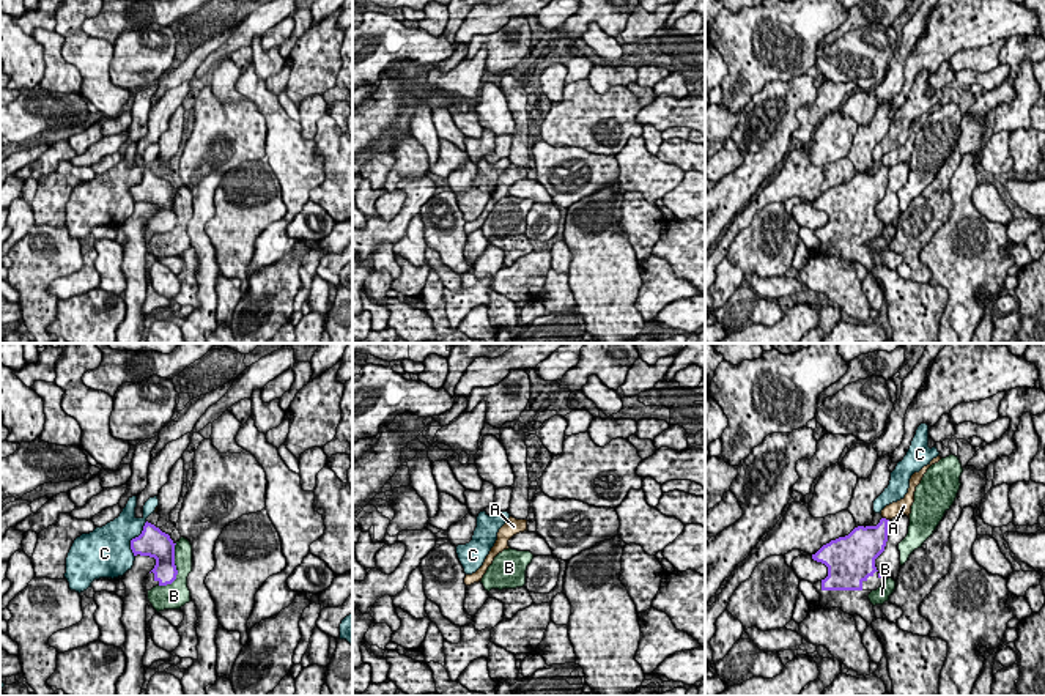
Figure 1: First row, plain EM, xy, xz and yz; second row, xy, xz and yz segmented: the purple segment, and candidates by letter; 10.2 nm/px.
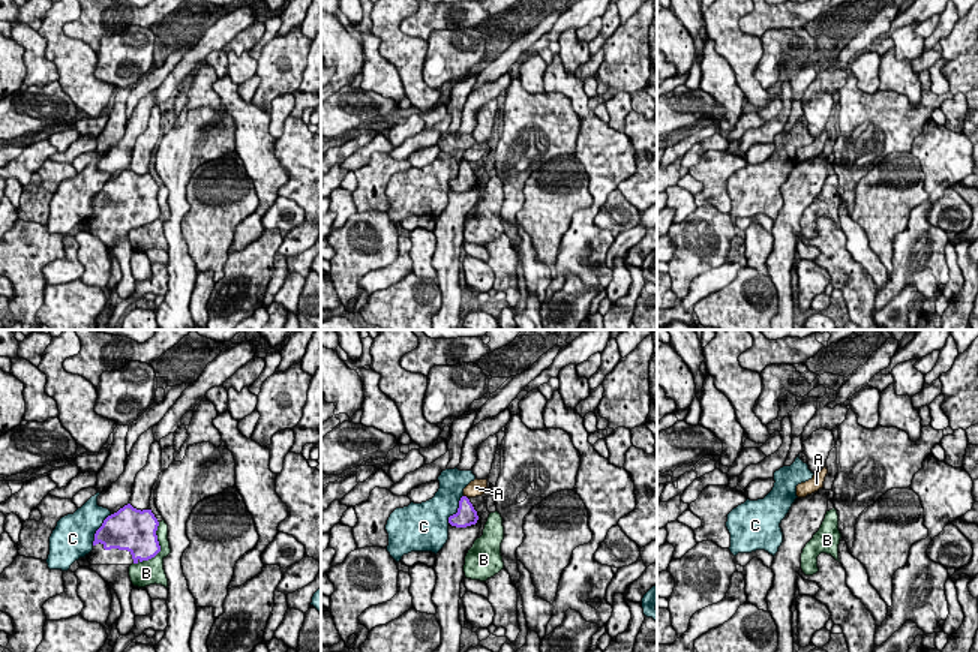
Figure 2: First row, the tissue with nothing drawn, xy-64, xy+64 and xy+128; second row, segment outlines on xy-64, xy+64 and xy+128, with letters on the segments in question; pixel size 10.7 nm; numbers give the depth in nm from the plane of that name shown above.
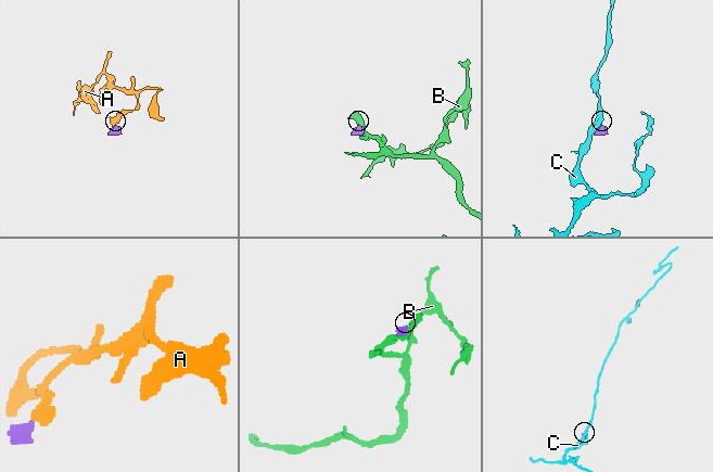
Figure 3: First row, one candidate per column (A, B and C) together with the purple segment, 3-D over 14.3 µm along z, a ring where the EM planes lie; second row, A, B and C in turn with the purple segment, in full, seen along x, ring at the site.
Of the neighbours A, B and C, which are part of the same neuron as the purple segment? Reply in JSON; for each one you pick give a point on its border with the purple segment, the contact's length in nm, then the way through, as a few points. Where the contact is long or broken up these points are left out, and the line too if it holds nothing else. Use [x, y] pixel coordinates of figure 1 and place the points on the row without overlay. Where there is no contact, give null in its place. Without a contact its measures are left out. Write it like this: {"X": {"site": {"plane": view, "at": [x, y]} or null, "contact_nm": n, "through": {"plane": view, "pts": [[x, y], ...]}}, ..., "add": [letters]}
{"add": []}

